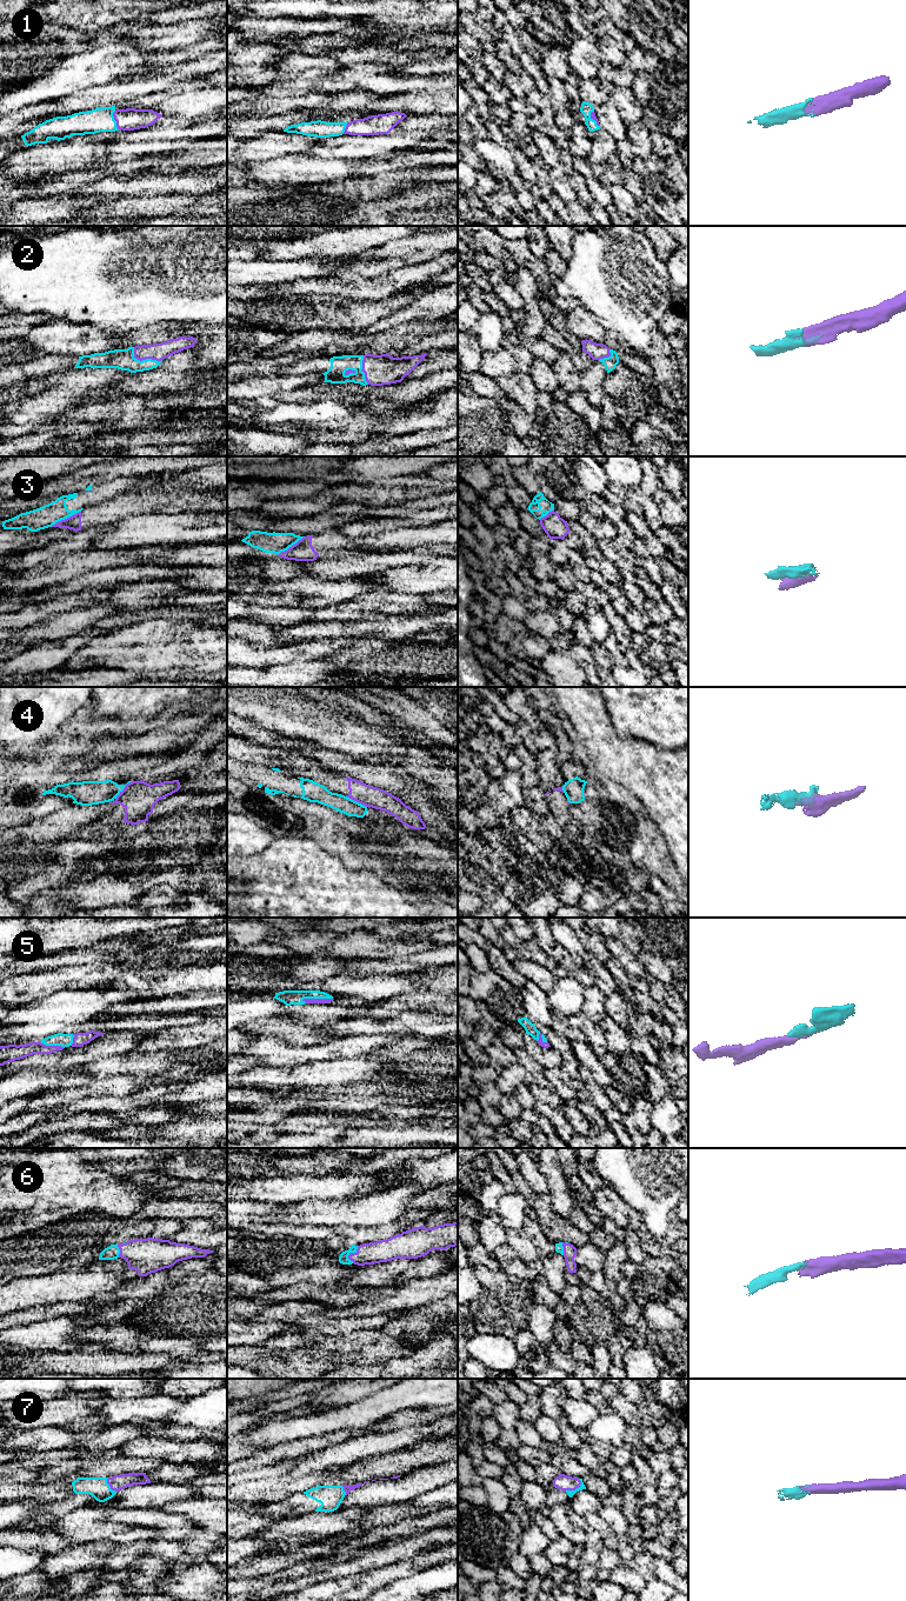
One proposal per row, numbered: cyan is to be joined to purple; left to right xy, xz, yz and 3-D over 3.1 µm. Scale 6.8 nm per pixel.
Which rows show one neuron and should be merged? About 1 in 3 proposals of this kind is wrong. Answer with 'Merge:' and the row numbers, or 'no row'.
Merge: 1, 2, 5, 6, 7

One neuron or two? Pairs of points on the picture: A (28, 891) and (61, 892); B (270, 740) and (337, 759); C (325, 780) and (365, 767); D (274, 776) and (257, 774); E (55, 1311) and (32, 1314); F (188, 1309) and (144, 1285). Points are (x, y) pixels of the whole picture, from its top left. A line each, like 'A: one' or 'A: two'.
A: two
B: two
C: two
D: one
E: one
F: one

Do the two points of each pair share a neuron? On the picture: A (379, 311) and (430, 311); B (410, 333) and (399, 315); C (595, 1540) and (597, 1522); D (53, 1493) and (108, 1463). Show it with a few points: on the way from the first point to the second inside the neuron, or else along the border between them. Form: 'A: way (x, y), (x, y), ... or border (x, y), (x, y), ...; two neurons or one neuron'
A: border (419, 295), (371, 324); two neurons
B: border (430, 319), (404, 321), (377, 333); two neurons
C: border (584, 1516), (599, 1534), (604, 1545); two neurons
D: border (77, 1476), (51, 1480), (44, 1483); two neurons

